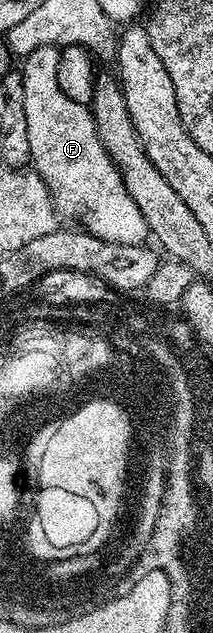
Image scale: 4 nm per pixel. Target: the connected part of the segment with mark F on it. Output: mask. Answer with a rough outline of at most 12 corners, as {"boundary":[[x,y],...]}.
{"boundary":[[59,50],[20,65],[30,161],[63,218],[129,245],[151,231]]}

